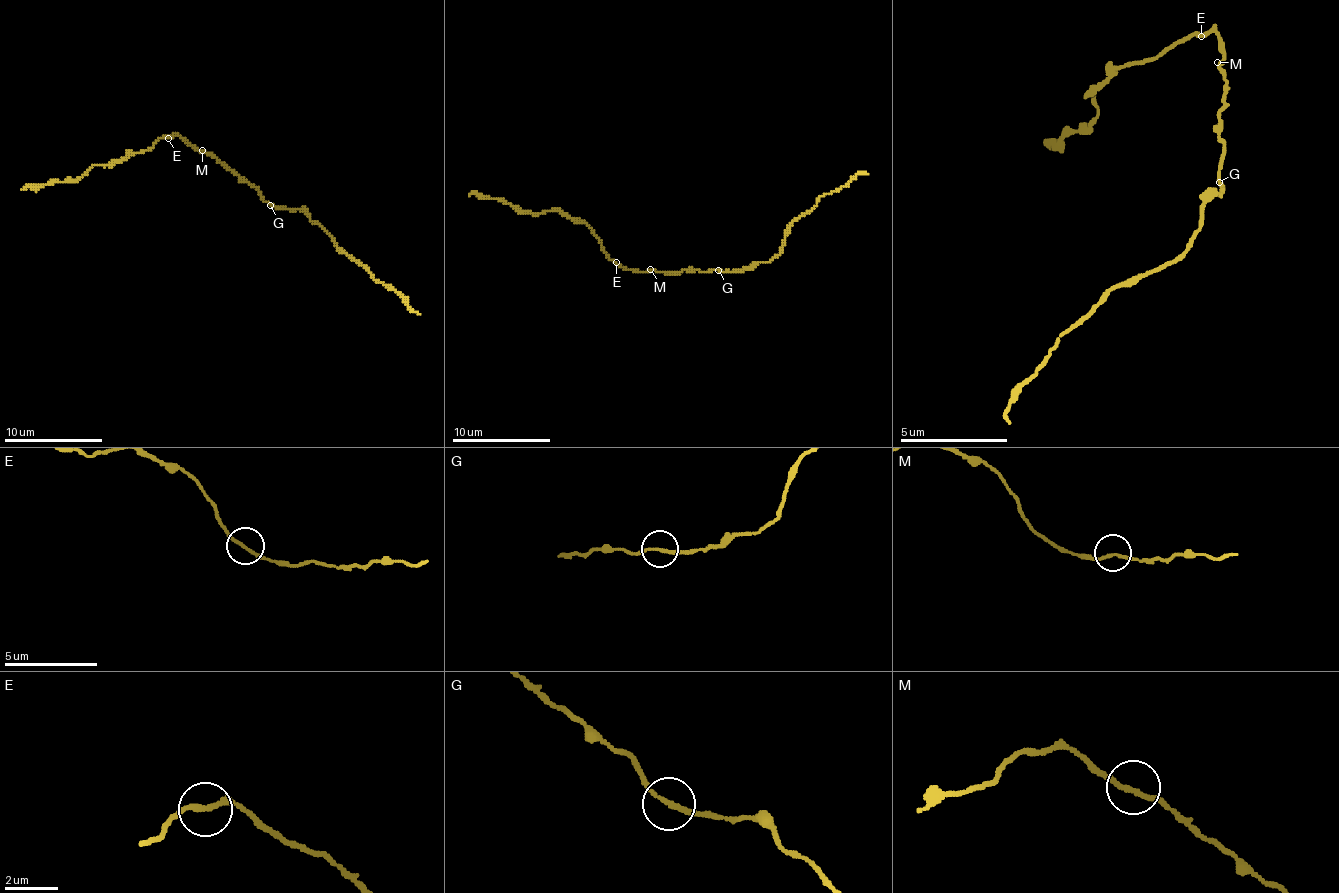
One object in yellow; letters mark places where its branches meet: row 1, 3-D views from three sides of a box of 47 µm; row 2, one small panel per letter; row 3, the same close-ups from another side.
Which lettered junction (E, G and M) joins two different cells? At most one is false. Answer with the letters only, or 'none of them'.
G

